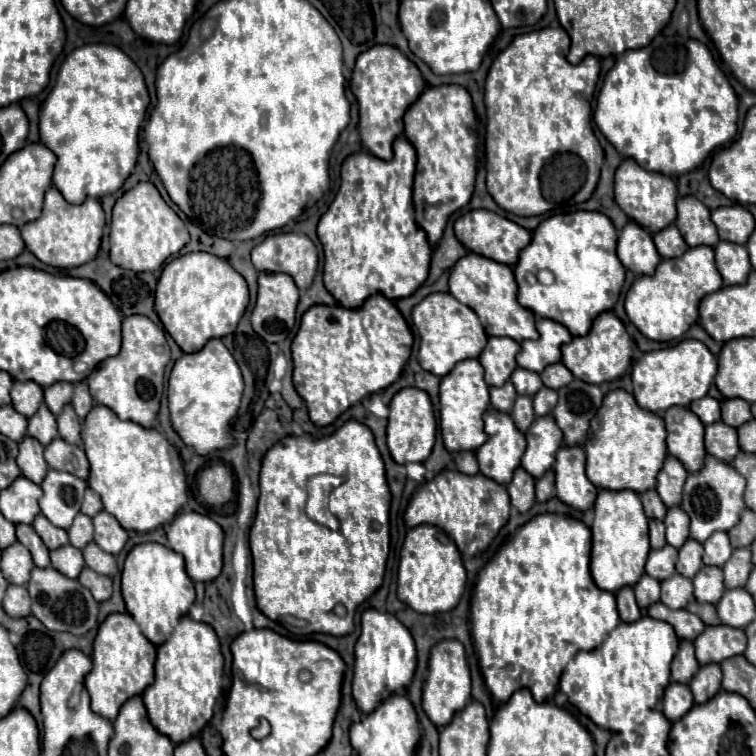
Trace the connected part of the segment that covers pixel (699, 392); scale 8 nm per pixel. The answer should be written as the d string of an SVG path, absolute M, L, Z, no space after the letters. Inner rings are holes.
M682 340L676 346L646 352L632 368L632 384L636 402L650 412L664 412L670 406L688 406L704 398L716 376L716 358L698 340Z

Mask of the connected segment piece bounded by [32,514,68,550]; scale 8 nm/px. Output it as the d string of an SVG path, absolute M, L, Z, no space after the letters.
M42 514L36 516L36 520L34 520L32 526L34 526L36 534L40 534L40 538L42 538L42 542L48 546L48 550L56 550L56 548L68 544L68 534L66 534L66 530L52 526L52 524L48 522L48 518L44 518Z

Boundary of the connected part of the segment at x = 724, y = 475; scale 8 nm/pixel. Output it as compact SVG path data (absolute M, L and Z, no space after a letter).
M706 456L704 468L698 474L690 474L684 484L684 498L680 508L690 516L690 538L704 542L712 532L728 532L744 510L744 478L732 464L720 462L714 456Z

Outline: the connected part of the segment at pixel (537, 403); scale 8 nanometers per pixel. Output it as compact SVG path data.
M548 388L538 390L536 396L532 398L534 400L534 412L536 412L536 416L540 418L540 416L550 414L554 410L554 406L556 406L556 398L558 398L556 390L548 390Z

